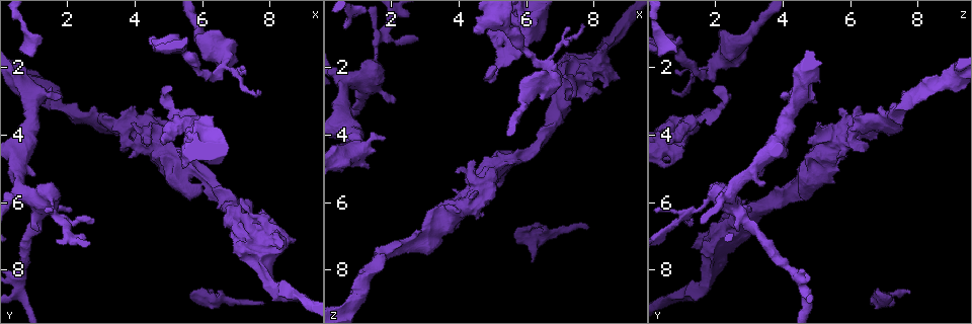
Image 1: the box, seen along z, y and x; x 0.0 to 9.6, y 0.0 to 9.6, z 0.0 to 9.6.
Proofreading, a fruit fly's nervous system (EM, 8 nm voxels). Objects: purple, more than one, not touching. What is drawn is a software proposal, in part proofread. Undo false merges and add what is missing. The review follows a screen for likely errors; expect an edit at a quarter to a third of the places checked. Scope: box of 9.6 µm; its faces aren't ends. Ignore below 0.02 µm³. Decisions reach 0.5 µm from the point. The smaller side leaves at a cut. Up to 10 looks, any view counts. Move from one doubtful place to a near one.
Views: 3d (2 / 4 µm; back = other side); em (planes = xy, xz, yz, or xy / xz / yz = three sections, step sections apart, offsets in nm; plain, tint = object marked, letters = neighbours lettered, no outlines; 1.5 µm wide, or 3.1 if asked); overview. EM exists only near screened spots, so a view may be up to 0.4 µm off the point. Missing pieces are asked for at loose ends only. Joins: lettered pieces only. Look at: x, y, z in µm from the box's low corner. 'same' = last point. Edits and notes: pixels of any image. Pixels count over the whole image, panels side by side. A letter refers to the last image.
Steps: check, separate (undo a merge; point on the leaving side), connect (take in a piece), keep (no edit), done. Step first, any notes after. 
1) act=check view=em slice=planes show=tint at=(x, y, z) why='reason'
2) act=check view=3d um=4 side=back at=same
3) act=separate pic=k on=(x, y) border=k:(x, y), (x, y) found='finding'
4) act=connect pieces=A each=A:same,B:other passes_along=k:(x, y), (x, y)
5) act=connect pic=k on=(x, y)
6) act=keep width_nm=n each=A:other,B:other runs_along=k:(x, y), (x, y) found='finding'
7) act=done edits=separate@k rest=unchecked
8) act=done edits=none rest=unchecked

act=check view=3d um=2 at=(5.15, 3.30, 2.05) why='narrows sharply'

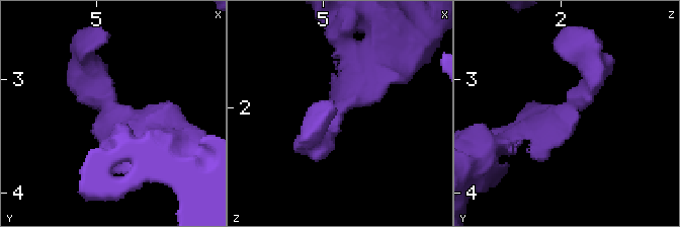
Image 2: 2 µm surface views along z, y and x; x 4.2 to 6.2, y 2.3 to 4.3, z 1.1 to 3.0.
act=check view=em slice=planes show=letters at=(5.20, 3.30, 2.00) why='now the EM'

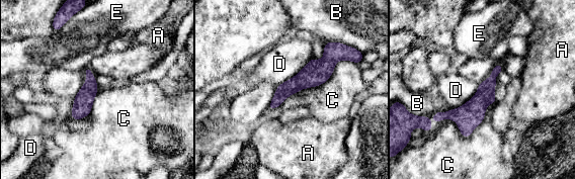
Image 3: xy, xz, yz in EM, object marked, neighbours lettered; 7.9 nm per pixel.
act=keep width_nm=150 each=A:other,B:other,C:other,D:other,E:other found='one neuron here'

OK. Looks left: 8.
act=check view=3d um=4 at=(7.90, 8.00, 1.90) why='thick turns thin'

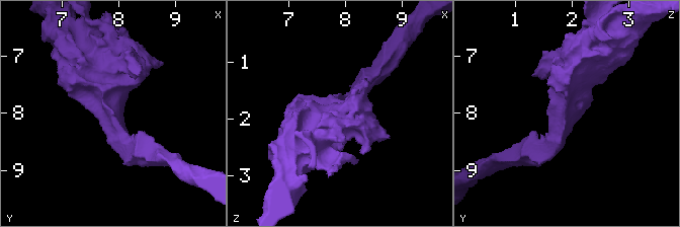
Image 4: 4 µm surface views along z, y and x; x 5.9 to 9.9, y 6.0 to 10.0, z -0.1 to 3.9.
act=check view=em slice=planes show=letters at=(7.80, 8.05, 1.85) arm_widths_nm=280,650

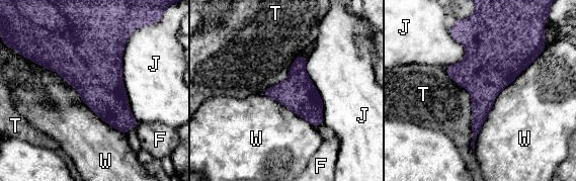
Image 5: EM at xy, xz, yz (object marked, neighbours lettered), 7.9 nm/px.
act=keep longest_contact=W:950nm each=F:other,J:other,T:other,W:other border=5:(444, 68), (471, 96), (470, 145) found='one neuron here'

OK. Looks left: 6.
act=check view=3d um=2 at=(7.85, 8.95, 6.75) why='an open end'

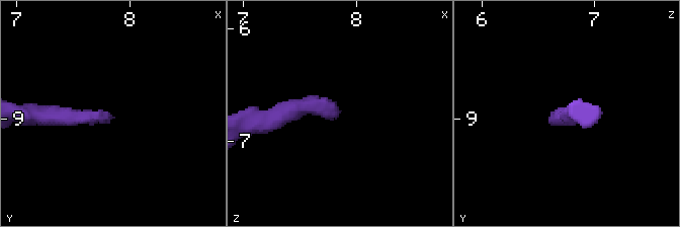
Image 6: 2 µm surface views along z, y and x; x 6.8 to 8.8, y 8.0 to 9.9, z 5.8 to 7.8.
act=check view=em slice=planes show=letters at=(7.86, 9.00, 6.76)

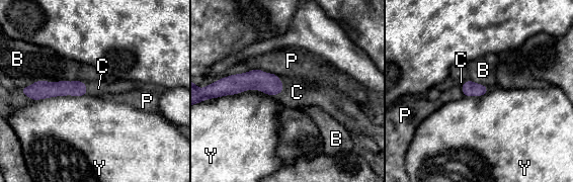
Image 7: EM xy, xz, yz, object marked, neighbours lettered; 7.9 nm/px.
act=connect pieces=C width_nm=110 longest_contact=Y:440nm each=B:other,C:same,P:other,Y:other found='it goes on there'

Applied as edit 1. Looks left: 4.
act=check view=3d um=2 side=back at=(7.70, 6.25, 3.05) why='branch stops here'

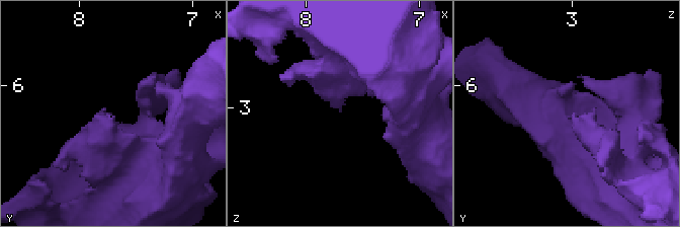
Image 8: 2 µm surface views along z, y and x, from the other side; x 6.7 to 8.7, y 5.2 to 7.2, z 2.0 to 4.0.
act=check view=em slice=planes show=letters at=(7.68, 6.26, 2.98) why='now the EM'

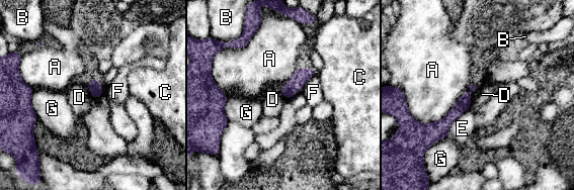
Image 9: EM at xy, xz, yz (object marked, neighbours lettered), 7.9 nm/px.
act=keep longest_contact=A:400nm each=A:other,B:other,C:other,D:other,E:other,F:other,G:other runs_along=9:(472, 88), (462, 106), (443, 125) found='no lettered piece goes on from it'

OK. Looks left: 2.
act=done edits=connect@7 rest=unchecked

